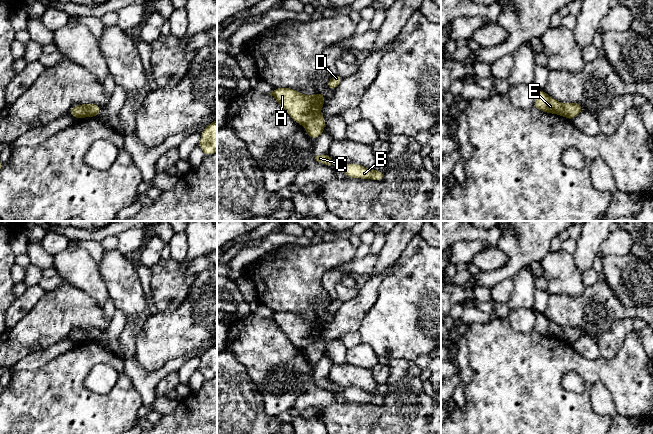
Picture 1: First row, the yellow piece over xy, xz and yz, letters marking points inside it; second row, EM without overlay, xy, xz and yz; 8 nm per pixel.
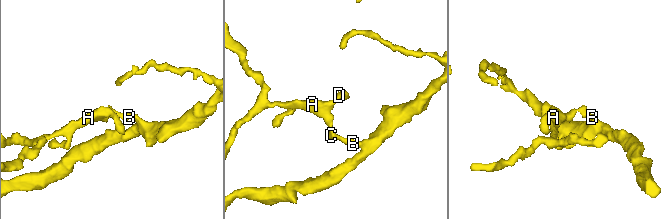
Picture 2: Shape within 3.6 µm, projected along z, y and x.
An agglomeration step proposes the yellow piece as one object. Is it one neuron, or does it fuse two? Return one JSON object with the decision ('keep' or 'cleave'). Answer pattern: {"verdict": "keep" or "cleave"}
{"verdict": "cleave"}

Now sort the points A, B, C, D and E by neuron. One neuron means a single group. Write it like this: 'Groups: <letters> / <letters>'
Groups: A D E / B C

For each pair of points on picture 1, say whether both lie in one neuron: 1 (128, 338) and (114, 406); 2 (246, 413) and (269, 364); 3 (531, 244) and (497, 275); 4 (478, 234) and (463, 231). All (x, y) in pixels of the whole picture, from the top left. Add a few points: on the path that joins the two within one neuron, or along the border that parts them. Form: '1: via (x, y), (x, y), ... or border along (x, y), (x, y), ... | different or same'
1: border along (117, 354), (124, 359) | different
2: border along (245, 368), (262, 397), (264, 411) | different
3: via (522, 253), (506, 270) | same
4: via (474, 233), (467, 231) | same

